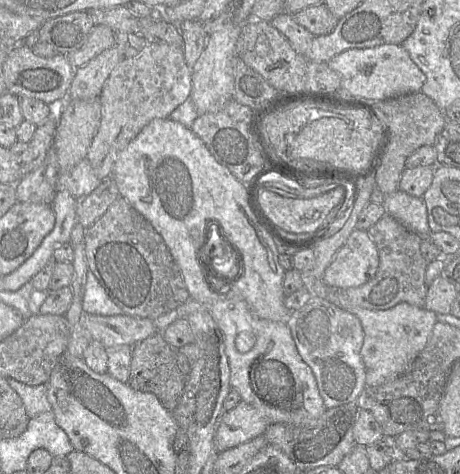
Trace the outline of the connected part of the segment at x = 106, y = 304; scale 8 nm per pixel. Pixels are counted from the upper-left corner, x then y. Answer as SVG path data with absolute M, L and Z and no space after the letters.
M89 269L87 271L87 281L82 306L84 311L88 314L101 316L124 314L123 310L111 300L106 290Z

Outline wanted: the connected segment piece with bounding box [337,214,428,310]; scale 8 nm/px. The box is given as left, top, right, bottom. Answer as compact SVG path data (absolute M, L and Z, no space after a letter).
M384 214L367 233L378 250L377 271L359 287L337 289L340 302L369 310L387 310L401 302L424 307L427 292L425 271L428 262L420 252L421 237L388 214Z

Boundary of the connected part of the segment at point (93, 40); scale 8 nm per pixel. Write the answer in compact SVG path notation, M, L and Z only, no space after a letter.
M95 25L86 43L75 52L66 55L74 68L84 66L97 55L115 45L115 32L107 25Z

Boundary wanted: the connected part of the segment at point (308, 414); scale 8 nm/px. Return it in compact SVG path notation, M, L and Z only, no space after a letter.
M224 297L208 303L189 298L153 321L158 332L162 332L177 319L196 311L209 312L222 331L229 361L230 386L239 392L241 400L255 407L270 424L283 423L300 428L316 425L326 407L313 372L299 355L286 323L259 318L239 297Z

